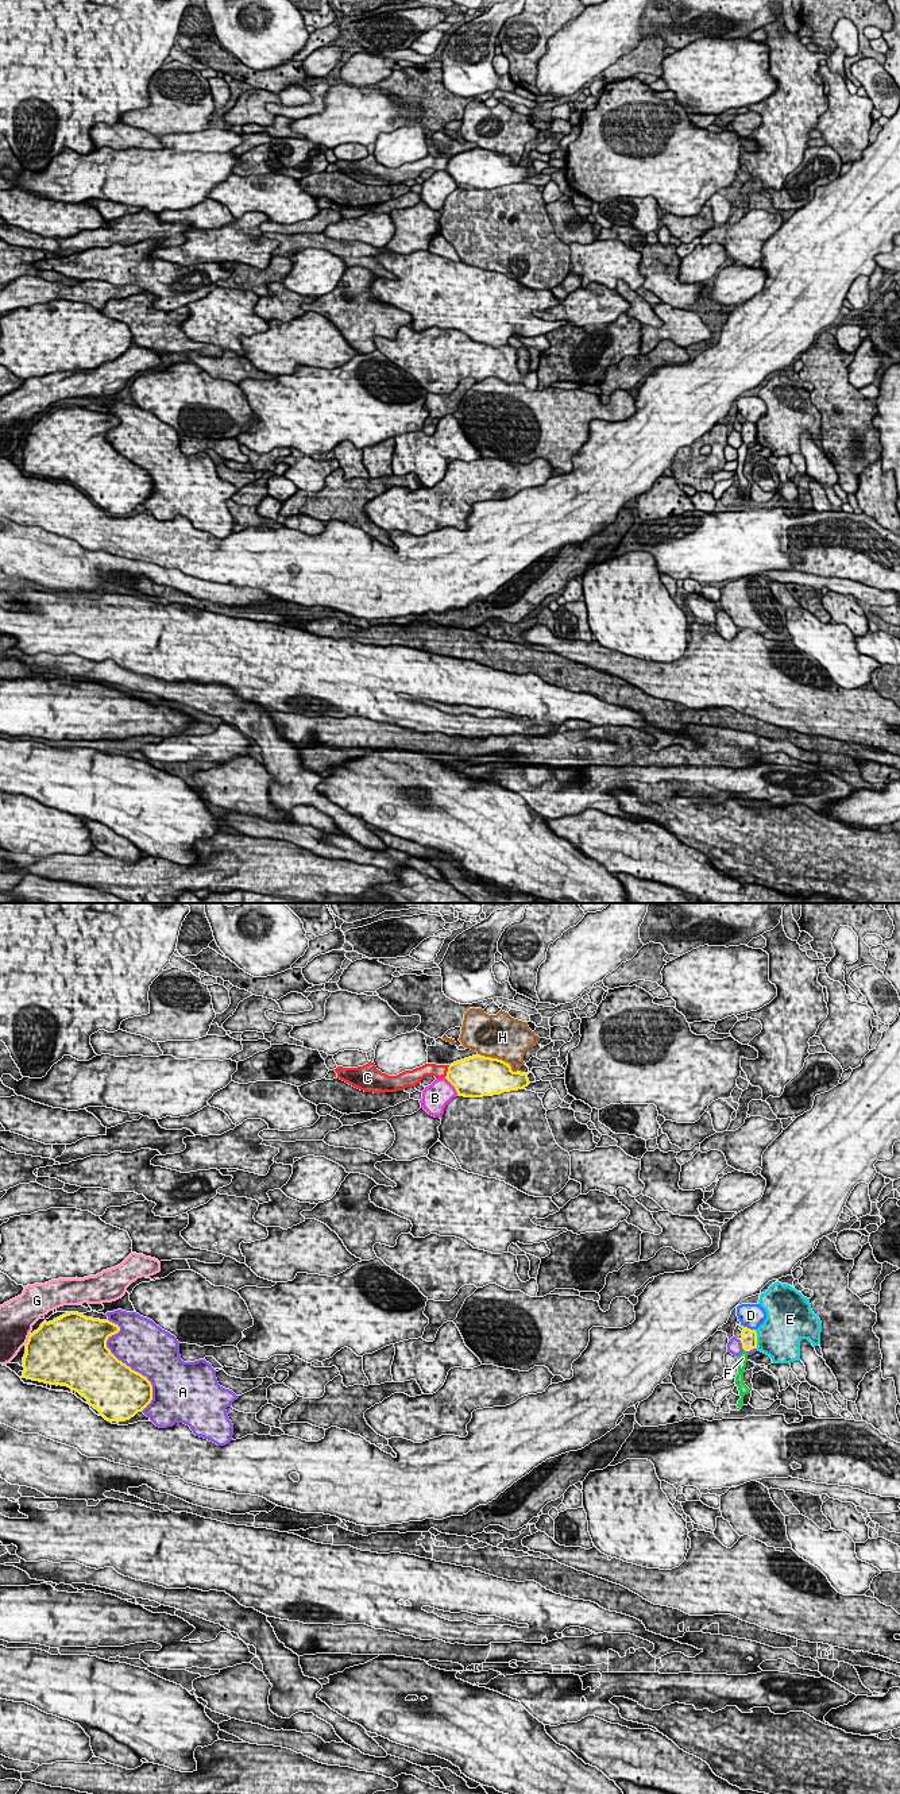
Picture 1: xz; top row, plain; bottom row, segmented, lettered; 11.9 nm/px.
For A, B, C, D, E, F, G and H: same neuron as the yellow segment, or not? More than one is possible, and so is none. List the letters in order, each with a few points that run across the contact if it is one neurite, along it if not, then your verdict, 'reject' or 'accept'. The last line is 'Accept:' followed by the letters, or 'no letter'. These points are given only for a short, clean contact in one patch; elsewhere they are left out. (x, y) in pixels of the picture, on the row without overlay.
A: reject
B: reject
C: reject
D: reject
E: reject
F: line xz (749, 429), (745, 443), (742, 451); accept
G: reject
H: reject
Accept: F

